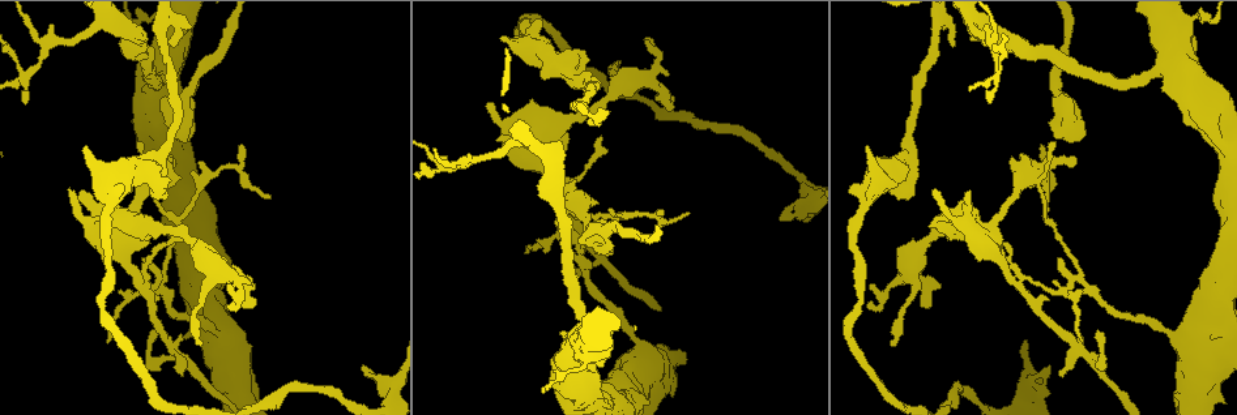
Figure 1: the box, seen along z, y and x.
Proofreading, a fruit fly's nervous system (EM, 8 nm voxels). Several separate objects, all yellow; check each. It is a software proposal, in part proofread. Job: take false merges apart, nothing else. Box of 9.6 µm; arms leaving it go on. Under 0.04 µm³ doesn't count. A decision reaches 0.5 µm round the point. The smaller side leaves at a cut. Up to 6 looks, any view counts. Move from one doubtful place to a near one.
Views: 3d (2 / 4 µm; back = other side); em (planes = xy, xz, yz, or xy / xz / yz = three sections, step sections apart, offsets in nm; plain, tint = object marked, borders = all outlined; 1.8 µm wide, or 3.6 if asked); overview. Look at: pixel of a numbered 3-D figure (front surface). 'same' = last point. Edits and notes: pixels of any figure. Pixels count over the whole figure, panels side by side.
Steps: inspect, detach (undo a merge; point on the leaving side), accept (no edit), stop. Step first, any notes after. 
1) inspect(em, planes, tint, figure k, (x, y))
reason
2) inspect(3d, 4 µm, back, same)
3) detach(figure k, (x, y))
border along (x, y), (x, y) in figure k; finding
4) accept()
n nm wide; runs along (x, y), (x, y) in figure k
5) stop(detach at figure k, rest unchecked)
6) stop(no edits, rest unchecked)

inspect(em, planes, tint, figure 1, (146, 281))

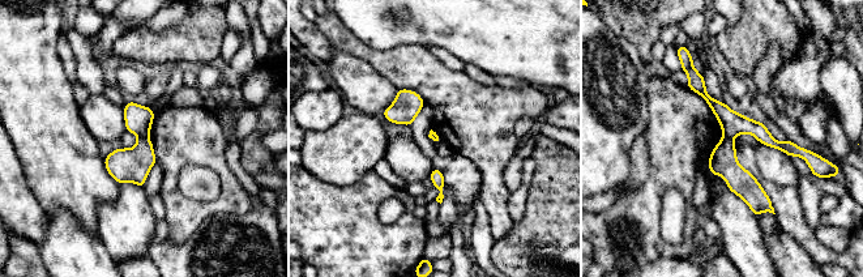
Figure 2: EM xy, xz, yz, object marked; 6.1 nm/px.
detach(figure 2, (132, 165))
border along (139, 136), (148, 137) in figure 2; a second neuron is stuck on

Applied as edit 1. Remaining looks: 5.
inspect(3d, 2 µm, figure 1, (570, 75))
a fork

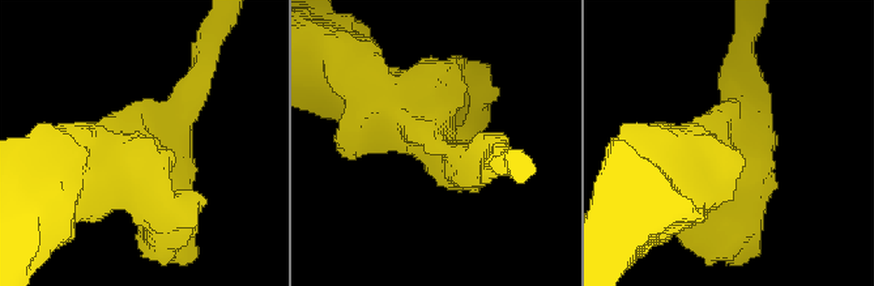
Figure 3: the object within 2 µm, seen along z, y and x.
inspect(em, yz, step 16, tint, figure 3, (441, 147))
now the EM

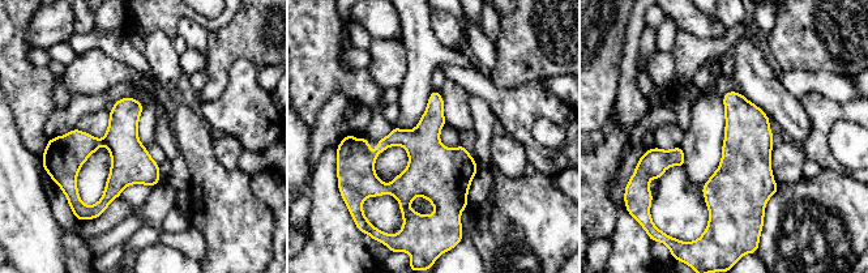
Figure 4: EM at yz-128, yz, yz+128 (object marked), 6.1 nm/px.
inspect(em, planes, borders, same)
cut it another way

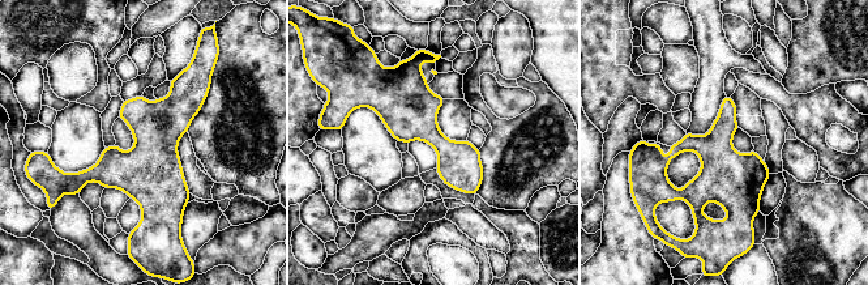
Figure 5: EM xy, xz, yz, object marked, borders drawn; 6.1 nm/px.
accept()
all the same neuron

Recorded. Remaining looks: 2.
inspect(em, planes, borders, figure 1, (1054, 81))
thick turns thin

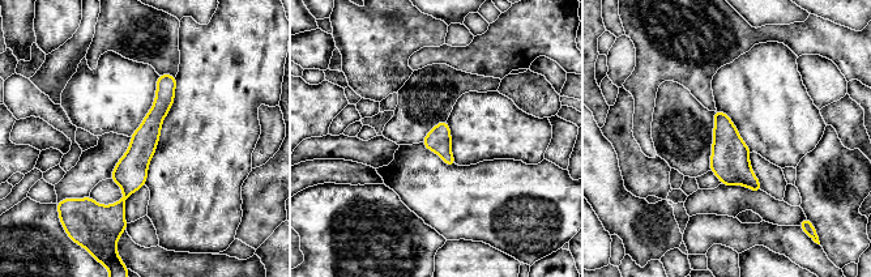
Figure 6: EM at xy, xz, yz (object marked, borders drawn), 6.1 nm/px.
accept()
runs along (173, 79), (116, 213) in figure 6; all the same neuron

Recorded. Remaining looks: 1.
stop(detach at figure 2, rest unchecked)

